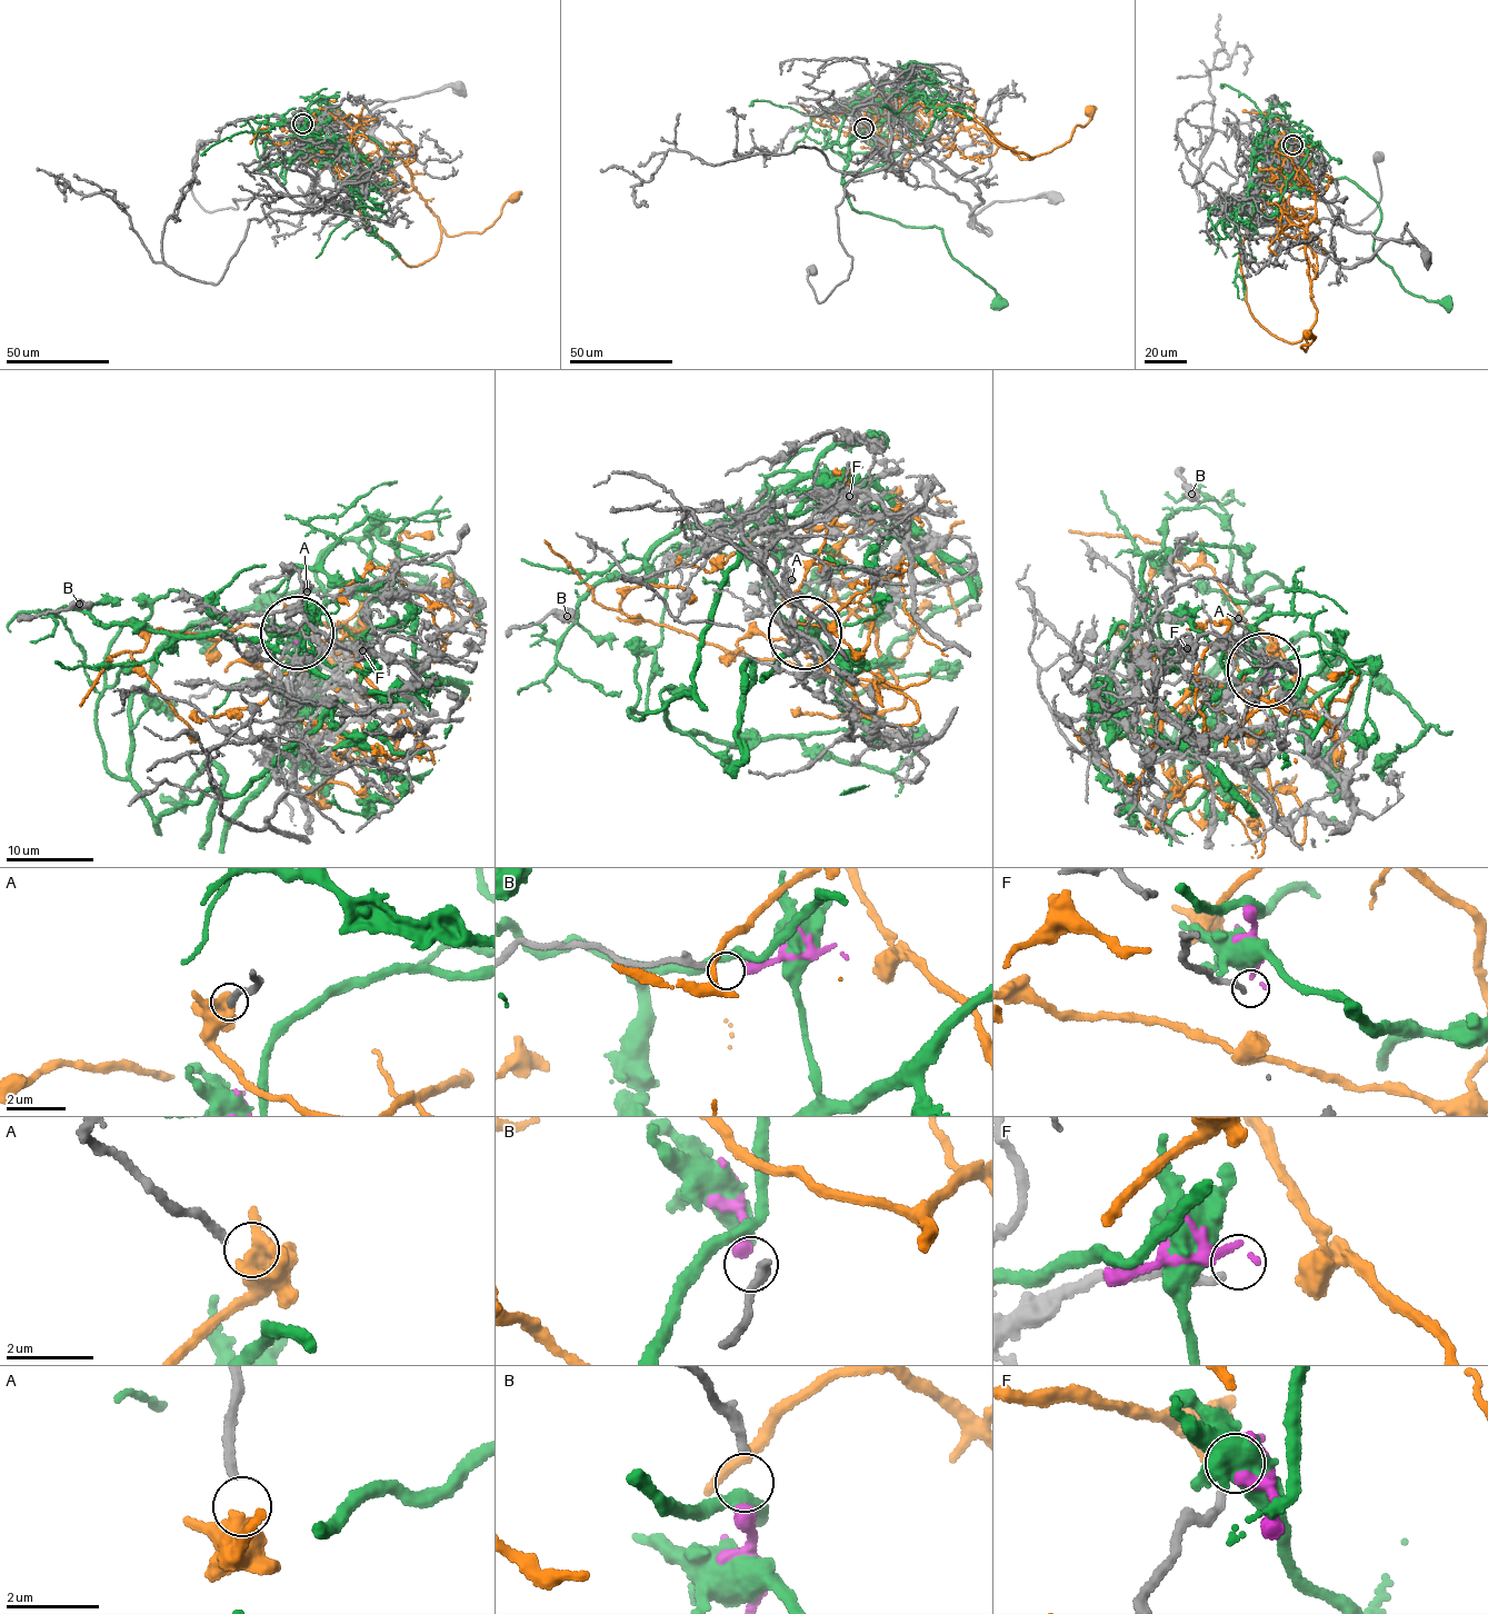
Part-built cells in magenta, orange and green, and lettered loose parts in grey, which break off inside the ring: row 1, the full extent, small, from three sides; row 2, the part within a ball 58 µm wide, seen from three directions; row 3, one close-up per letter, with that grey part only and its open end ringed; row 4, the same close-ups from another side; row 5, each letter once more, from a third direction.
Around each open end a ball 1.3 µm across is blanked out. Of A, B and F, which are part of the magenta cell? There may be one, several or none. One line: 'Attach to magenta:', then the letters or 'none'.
Attach to magenta: B

